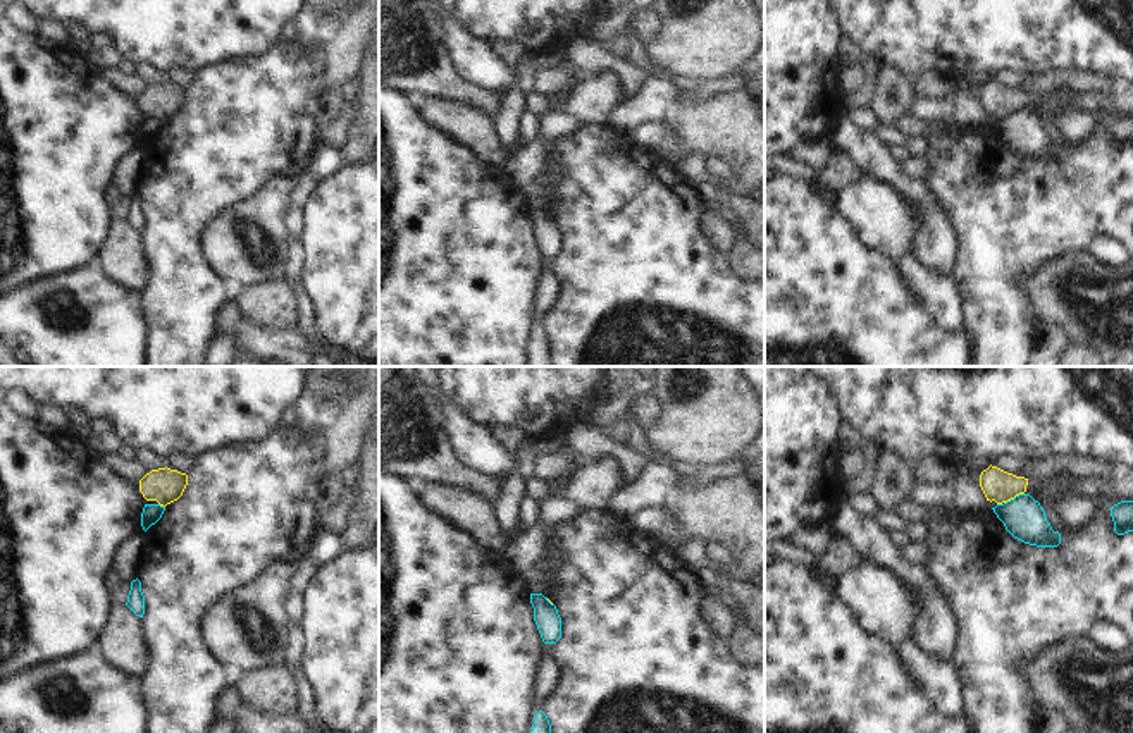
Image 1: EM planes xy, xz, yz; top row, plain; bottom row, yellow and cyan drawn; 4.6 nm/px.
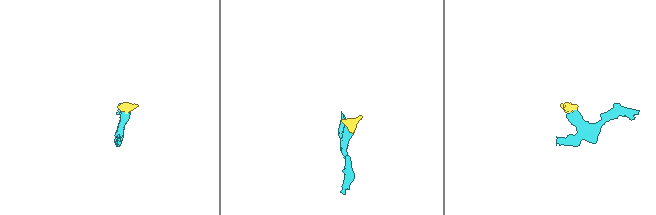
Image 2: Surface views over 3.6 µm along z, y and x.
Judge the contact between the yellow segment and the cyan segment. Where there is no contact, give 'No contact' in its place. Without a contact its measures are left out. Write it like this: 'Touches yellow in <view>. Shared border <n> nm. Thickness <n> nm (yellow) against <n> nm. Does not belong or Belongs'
Touches yellow in yz. Shared border 110 nm. Thickness 150 nm (yellow) against 200 nm. Does not belong

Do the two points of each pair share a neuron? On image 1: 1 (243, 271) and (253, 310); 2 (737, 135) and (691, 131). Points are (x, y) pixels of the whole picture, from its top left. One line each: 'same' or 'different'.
1: different
2: same

